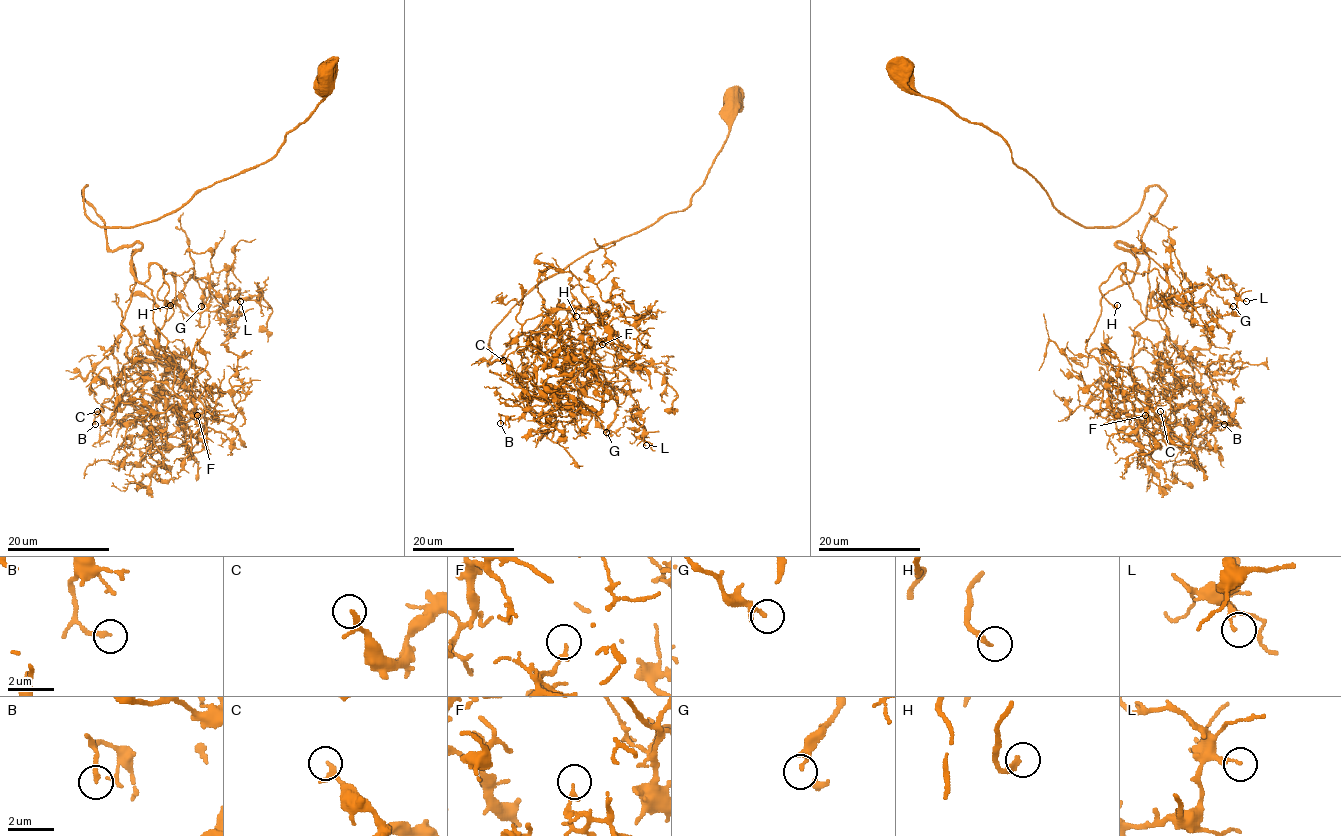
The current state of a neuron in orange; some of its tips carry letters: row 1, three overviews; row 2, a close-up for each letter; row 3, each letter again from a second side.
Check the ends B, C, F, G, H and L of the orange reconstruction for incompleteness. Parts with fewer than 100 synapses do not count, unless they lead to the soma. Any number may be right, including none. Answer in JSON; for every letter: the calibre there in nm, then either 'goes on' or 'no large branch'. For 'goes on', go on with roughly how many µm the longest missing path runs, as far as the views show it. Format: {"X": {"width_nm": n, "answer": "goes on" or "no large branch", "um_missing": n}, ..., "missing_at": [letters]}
{"B": {"width_nm": 200, "answer": "no large branch"}, "C": {"width_nm": 160, "answer": "no large branch"}, "F": {"width_nm": 160, "answer": "no large branch"}, "G": {"width_nm": 110, "answer": "no large branch"}, "H": {"width_nm": 200, "answer": "goes on", "um_missing": 60}, "L": {"width_nm": 120, "answer": "no large branch"}, "missing_at": ["H"]}

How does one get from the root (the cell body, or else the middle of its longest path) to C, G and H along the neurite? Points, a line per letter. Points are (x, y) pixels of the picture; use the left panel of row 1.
C: (326, 71), (272, 157), (157, 219), (97, 226), (86, 185), (142, 245), (142, 374), (97, 411)
G: (326, 71), (272, 157), (157, 219), (97, 226), (82, 191), (201, 306)
H: (326, 71), (272, 157), (157, 219), (97, 226), (86, 185), (170, 305)

